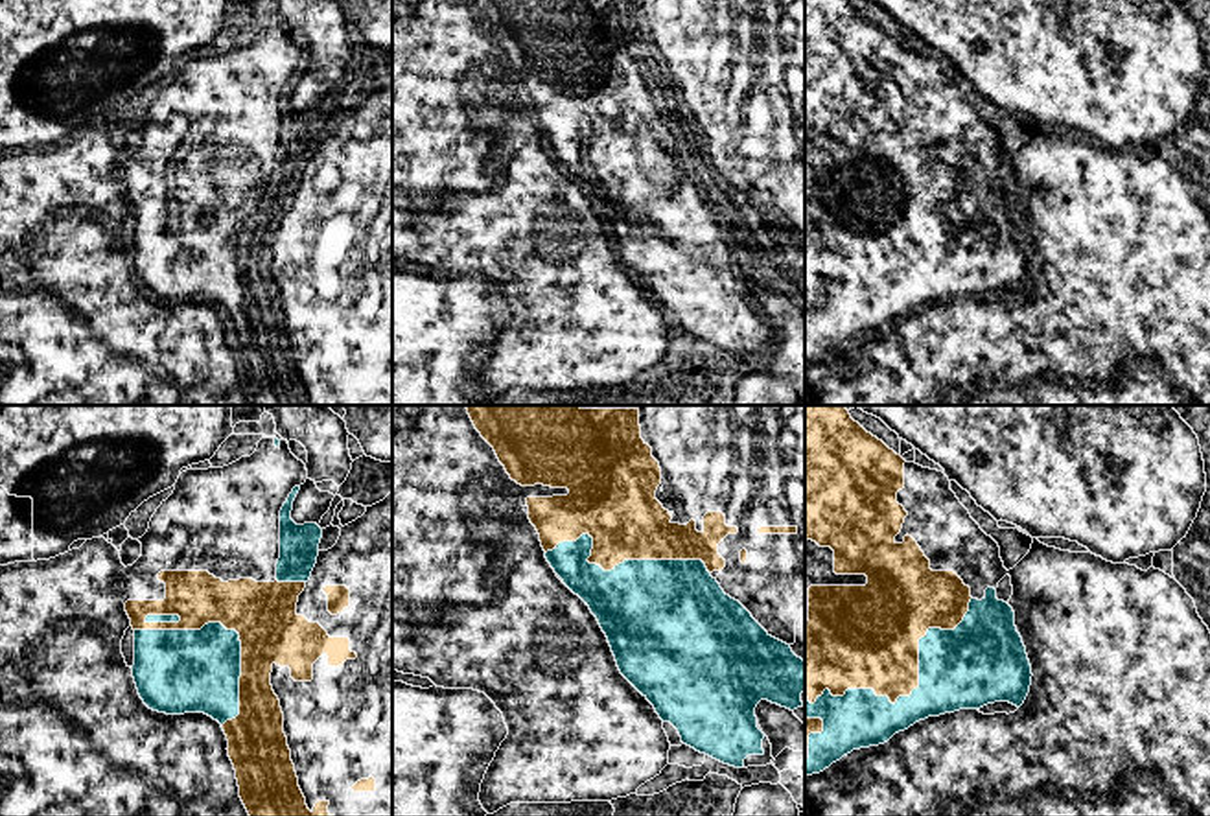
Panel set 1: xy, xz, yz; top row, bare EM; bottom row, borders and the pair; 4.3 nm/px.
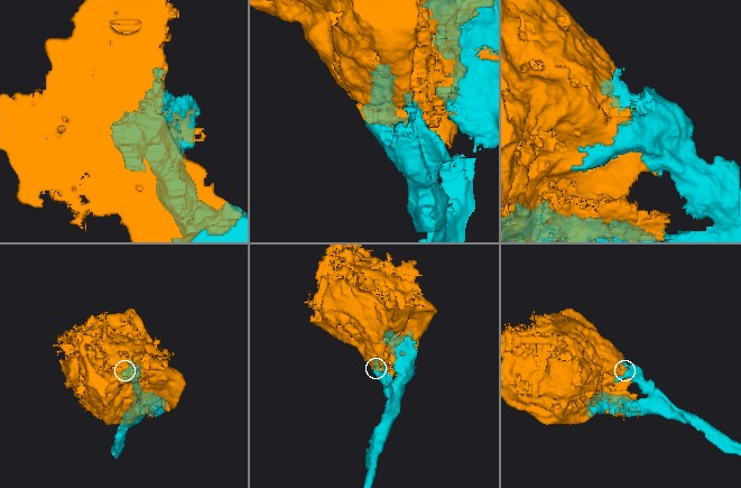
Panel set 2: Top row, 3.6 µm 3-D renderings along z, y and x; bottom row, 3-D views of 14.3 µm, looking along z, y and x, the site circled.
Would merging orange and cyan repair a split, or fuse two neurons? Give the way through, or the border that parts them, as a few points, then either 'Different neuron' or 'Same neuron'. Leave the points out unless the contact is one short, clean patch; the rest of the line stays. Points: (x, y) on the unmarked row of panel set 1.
Same neuron

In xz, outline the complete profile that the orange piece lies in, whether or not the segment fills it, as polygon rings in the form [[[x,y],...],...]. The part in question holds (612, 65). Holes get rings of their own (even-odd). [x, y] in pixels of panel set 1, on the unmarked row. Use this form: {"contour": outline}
{"contour": [[[639,0],[468,2],[512,68],[521,74],[569,77],[567,83],[527,85],[529,107],[554,160],[597,204],[621,262],[654,293],[663,309],[678,317],[681,330],[696,339],[735,356],[744,356],[748,343],[764,343],[764,321],[757,315],[755,295],[761,287],[790,298],[801,295],[805,249],[790,232],[772,225],[711,164],[713,158],[726,155],[718,131],[739,116],[727,114],[722,99],[707,99],[704,118],[698,120],[694,107],[687,112],[672,111],[669,98],[656,87],[661,55],[652,44],[652,35],[641,26]]]}

